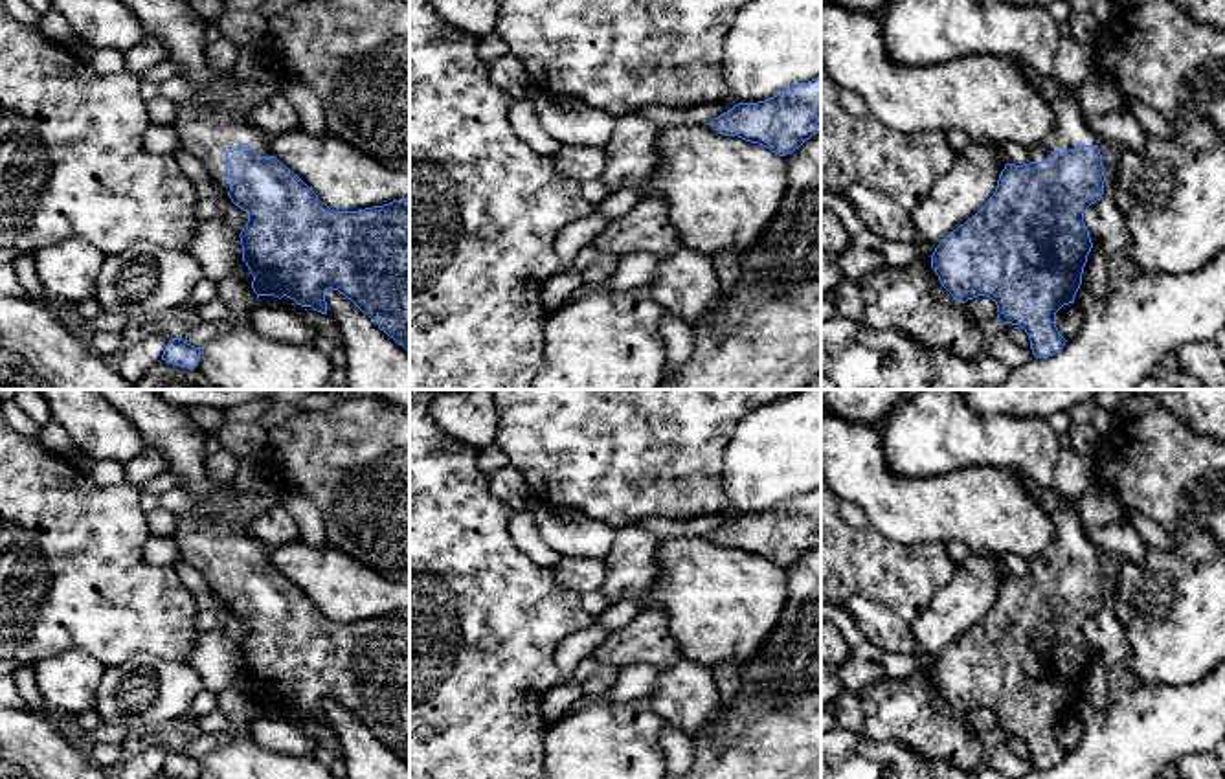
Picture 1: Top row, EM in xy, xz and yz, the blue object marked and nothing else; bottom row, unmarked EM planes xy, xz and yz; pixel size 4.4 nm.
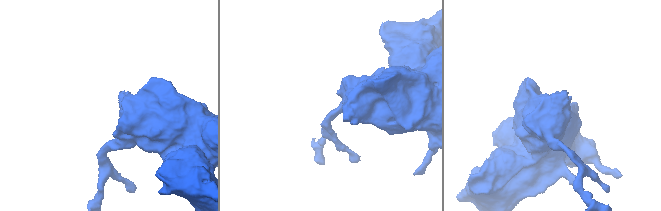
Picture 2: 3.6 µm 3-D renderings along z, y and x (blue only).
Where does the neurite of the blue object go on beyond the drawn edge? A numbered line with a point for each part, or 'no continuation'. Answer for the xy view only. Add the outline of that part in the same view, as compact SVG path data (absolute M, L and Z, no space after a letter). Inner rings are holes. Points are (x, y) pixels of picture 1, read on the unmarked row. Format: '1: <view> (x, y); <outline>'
1: xy (206, 542); M96 390L118 412L125 413L140 432L143 446L160 452L165 457L165 472L178 480L178 487L191 498L191 509L178 518L176 542L182 560L191 564L208 581L211 590L222 603L231 601L231 590L226 588L226 564L246 555L259 568L274 568L270 553L261 540L252 536L248 529L237 527L224 516L206 516L200 507L215 494L228 491L231 483L213 480L206 470L206 441L208 435L189 415L189 408L169 404L156 390Z

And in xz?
no continuation

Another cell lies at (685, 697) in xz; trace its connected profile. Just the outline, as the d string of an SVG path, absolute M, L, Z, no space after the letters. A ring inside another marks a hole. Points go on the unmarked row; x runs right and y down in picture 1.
M683 656L659 671L650 698L652 709L691 739L713 724L720 704L713 671Z

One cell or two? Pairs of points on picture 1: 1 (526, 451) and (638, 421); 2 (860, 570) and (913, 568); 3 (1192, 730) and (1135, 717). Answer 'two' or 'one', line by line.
1: one
2: one
3: one

